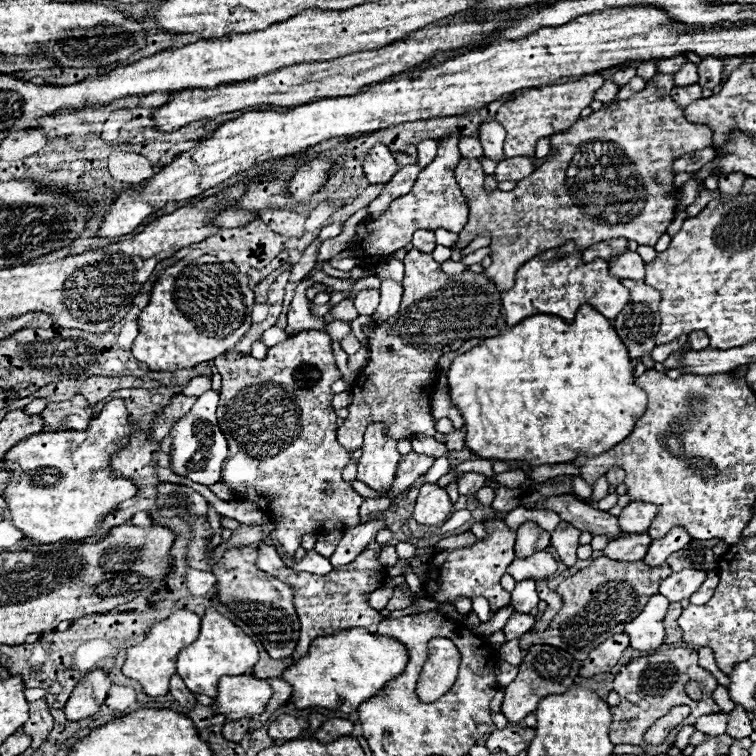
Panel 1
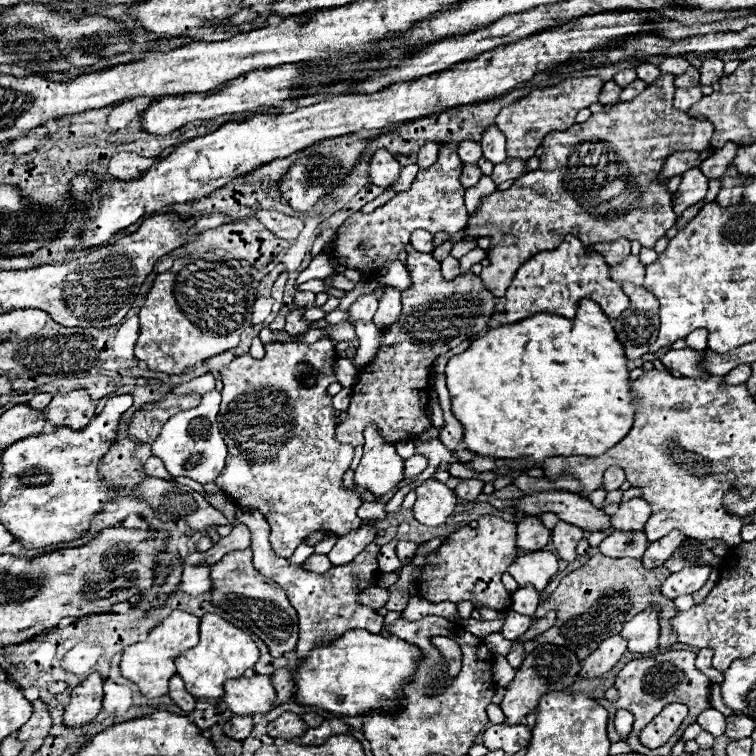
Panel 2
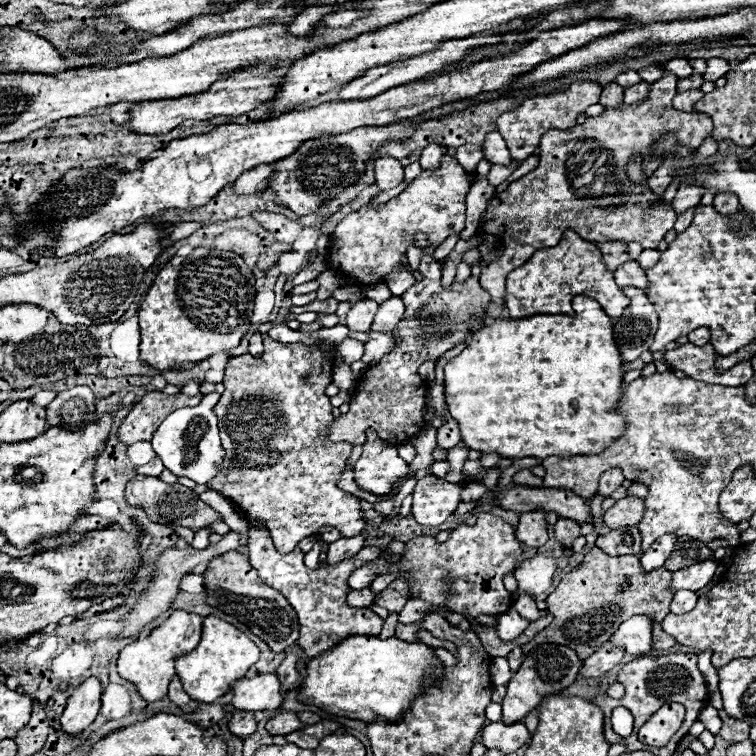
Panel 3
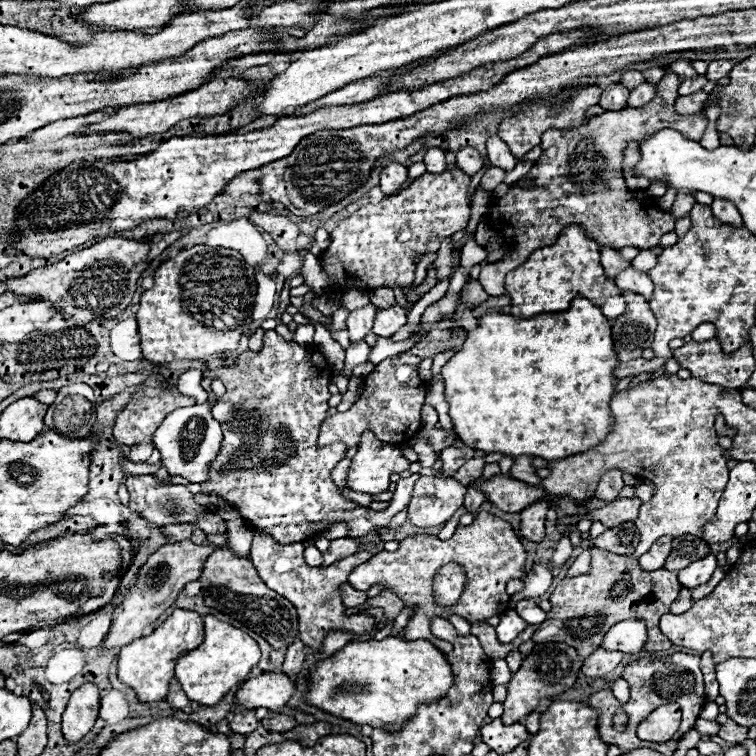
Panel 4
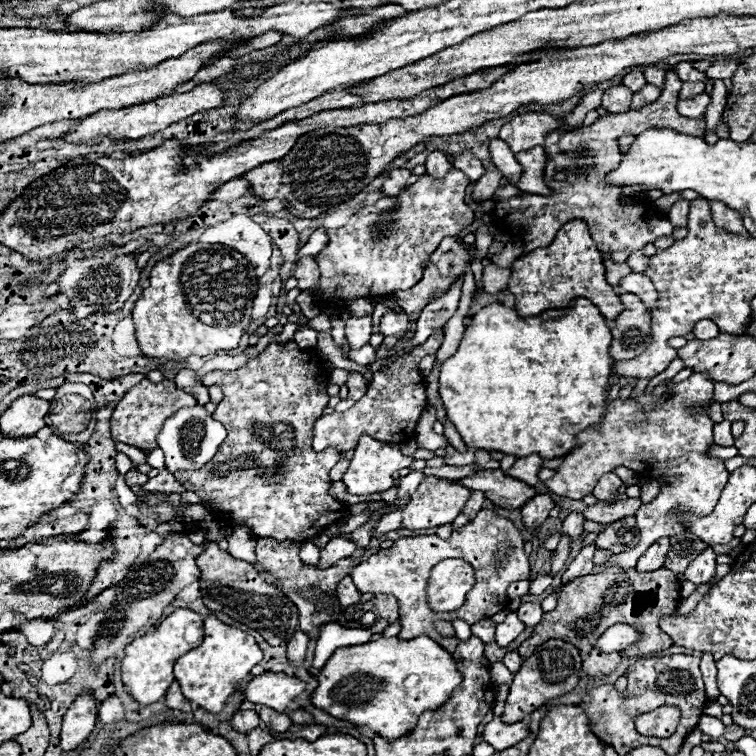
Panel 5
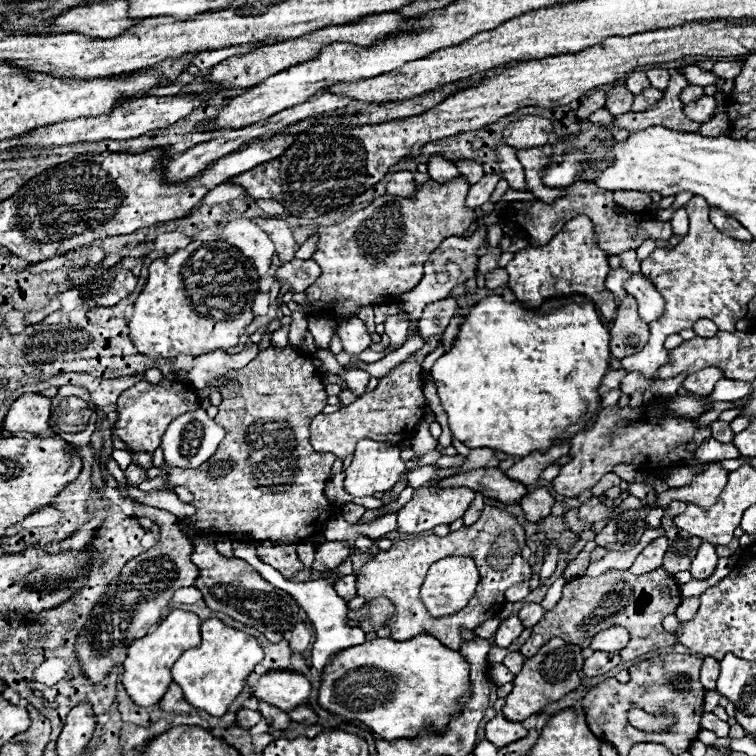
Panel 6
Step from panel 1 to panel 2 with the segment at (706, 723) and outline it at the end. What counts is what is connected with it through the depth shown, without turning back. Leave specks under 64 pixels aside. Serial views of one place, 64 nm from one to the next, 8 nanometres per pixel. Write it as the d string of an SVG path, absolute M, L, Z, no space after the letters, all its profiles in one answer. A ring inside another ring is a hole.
M708 708L706 712L702 712L700 716L698 716L698 724L706 730L706 732L710 732L712 736L722 736L724 734L724 730L726 730L726 722L724 722L724 714L720 714L718 710L714 710L714 708Z

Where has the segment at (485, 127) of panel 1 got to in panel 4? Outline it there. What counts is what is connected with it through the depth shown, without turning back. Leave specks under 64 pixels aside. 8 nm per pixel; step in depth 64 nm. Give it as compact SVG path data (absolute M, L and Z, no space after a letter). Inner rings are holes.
M492 136L488 142L488 158L492 162L492 166L498 166L498 168L504 168L506 172L514 170L514 166L518 164L518 160L512 156L508 144L504 144L498 136Z

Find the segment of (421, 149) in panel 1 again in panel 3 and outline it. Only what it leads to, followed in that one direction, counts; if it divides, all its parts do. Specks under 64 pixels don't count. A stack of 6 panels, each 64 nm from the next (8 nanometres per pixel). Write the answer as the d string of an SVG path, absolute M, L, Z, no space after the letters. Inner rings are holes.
M428 144L428 146L422 150L420 164L422 164L424 170L436 170L436 168L440 166L442 156L444 156L442 146L438 146L438 144Z

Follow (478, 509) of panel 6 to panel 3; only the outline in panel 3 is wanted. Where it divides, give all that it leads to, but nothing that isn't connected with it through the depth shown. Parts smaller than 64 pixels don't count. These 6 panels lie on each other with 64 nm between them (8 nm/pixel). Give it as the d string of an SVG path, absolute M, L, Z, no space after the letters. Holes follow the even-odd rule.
M470 482L464 484L464 492L462 492L462 502L478 502L486 492L486 486L482 482Z

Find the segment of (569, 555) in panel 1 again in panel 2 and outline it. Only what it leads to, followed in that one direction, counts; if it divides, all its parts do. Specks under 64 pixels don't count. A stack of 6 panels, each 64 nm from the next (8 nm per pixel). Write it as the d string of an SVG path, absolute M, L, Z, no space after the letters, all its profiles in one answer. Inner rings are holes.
M558 522L552 530L554 546L556 546L560 558L566 562L572 562L576 558L576 544L580 538L582 538L582 530L568 522Z

